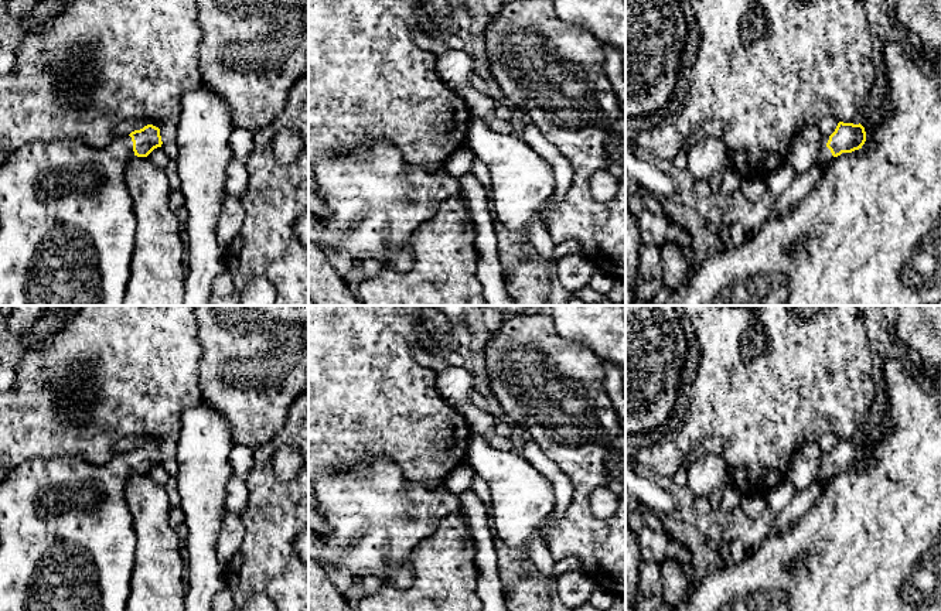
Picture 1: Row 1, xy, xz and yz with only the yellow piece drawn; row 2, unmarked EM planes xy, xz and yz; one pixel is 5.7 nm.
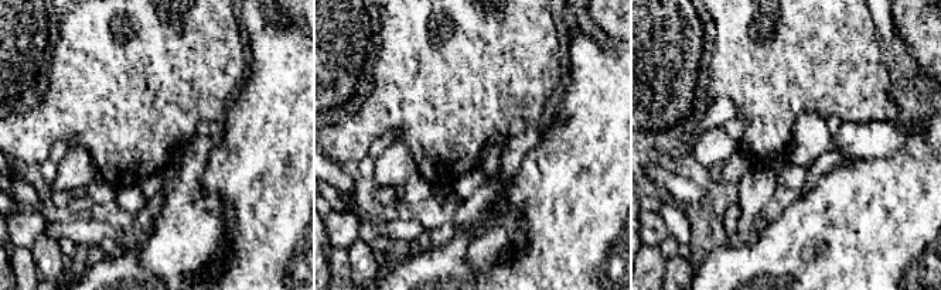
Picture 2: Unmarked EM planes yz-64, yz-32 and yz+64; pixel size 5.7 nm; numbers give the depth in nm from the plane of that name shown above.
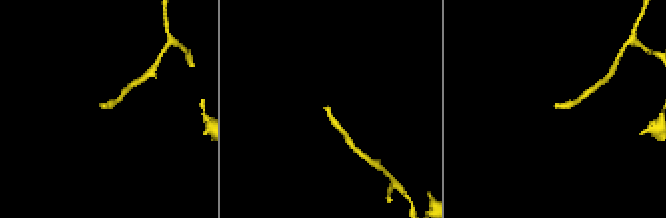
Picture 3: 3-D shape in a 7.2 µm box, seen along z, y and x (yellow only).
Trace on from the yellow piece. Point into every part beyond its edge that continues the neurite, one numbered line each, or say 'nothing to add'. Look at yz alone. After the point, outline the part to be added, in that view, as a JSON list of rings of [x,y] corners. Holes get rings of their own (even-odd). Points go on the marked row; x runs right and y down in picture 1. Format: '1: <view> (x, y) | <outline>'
1: yz (824, 157) | [[[824,136],[819,144],[819,150],[815,158],[815,163],[819,164],[819,167],[822,168],[822,171],[825,170],[825,167],[835,158],[831,153],[831,150],[826,147],[826,143],[829,140],[829,136]]]

